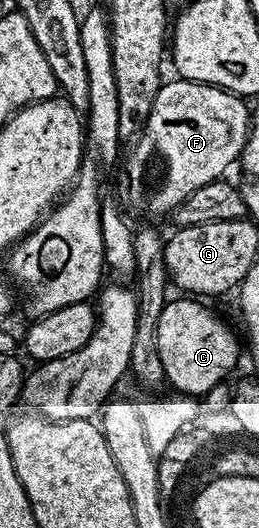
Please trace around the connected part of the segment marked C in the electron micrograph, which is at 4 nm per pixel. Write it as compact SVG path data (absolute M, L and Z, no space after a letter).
M186 295L179 298L179 301L167 300L160 313L159 325L156 327L156 343L160 362L163 363L165 380L170 385L174 384L179 394L187 394L198 399L212 387L223 384L227 380L226 376L233 371L234 364L238 361L238 337L208 306L201 305L206 303Z

